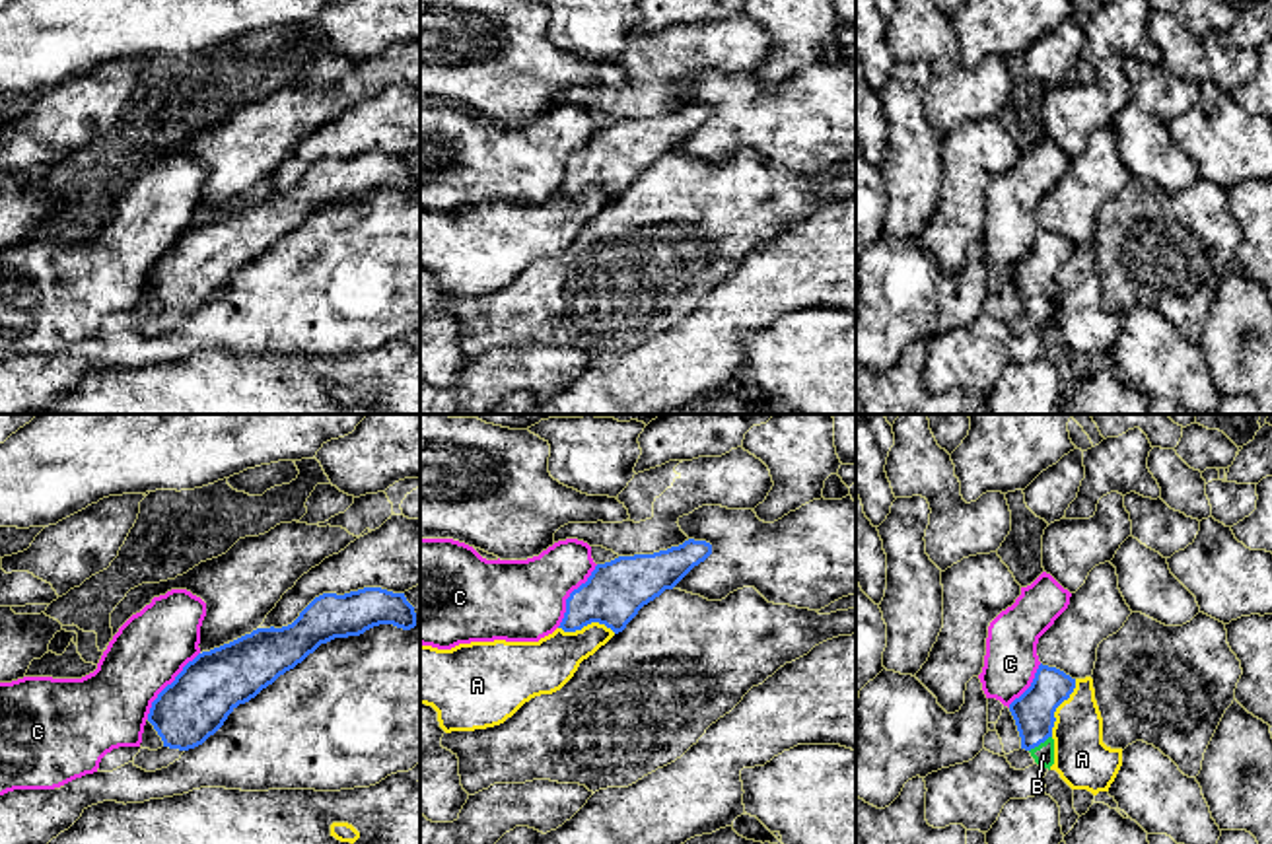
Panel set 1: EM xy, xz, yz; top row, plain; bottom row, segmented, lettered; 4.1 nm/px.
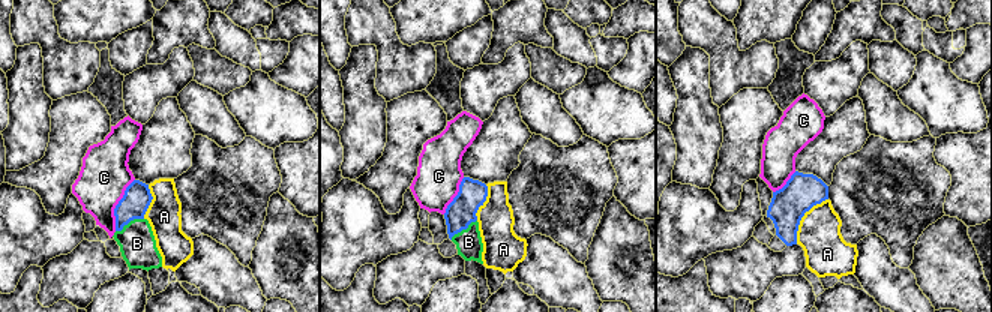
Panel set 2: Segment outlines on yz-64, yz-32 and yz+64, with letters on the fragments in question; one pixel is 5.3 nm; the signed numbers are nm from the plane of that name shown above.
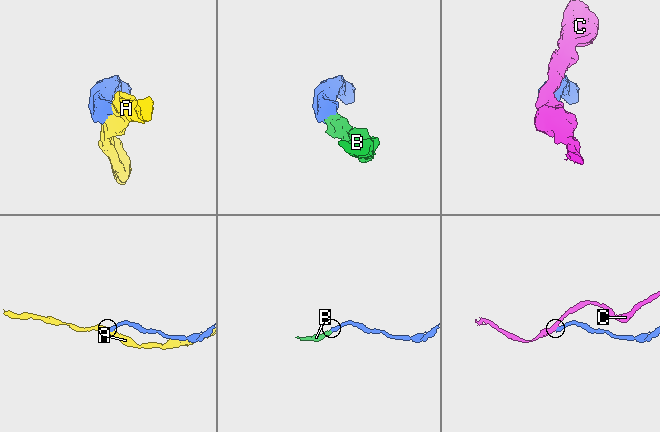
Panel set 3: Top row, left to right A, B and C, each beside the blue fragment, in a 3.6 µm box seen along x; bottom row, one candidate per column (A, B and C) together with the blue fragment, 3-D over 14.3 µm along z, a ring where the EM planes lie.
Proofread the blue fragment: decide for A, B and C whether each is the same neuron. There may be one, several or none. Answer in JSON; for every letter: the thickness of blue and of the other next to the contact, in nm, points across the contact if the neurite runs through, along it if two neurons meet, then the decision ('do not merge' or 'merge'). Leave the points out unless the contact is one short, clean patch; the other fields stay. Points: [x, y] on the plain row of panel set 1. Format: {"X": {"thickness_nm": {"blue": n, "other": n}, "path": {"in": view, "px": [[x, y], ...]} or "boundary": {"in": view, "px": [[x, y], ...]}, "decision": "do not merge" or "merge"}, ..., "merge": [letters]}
{"A": {"thickness_nm": {"blue": 170, "other": 220}, "boundary": {"in": "yz", "px": [[1076, 244], [1074, 255], [1055, 277], [1051, 300]]}, "decision": "do not merge"}, "B": {"thickness_nm": {"blue": 170, "other": 90}, "path": {"in": "yz", "px": [[1033, 277], [1039, 308], [1043, 319]]}, "decision": "merge"}, "C": {"thickness_nm": {"blue": 280, "other": 320}, "boundary": {"in": "xy", "px": [[199, 216], [158, 259], [146, 282]]}, "decision": "do not merge"}, "merge": ["B"]}

